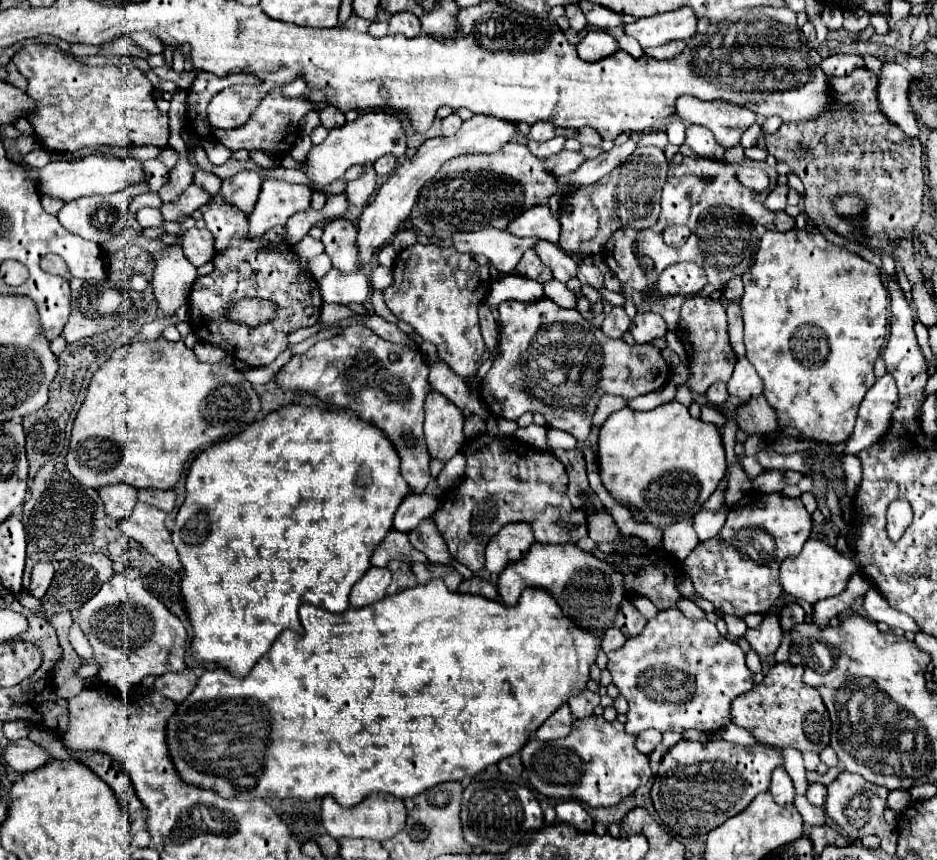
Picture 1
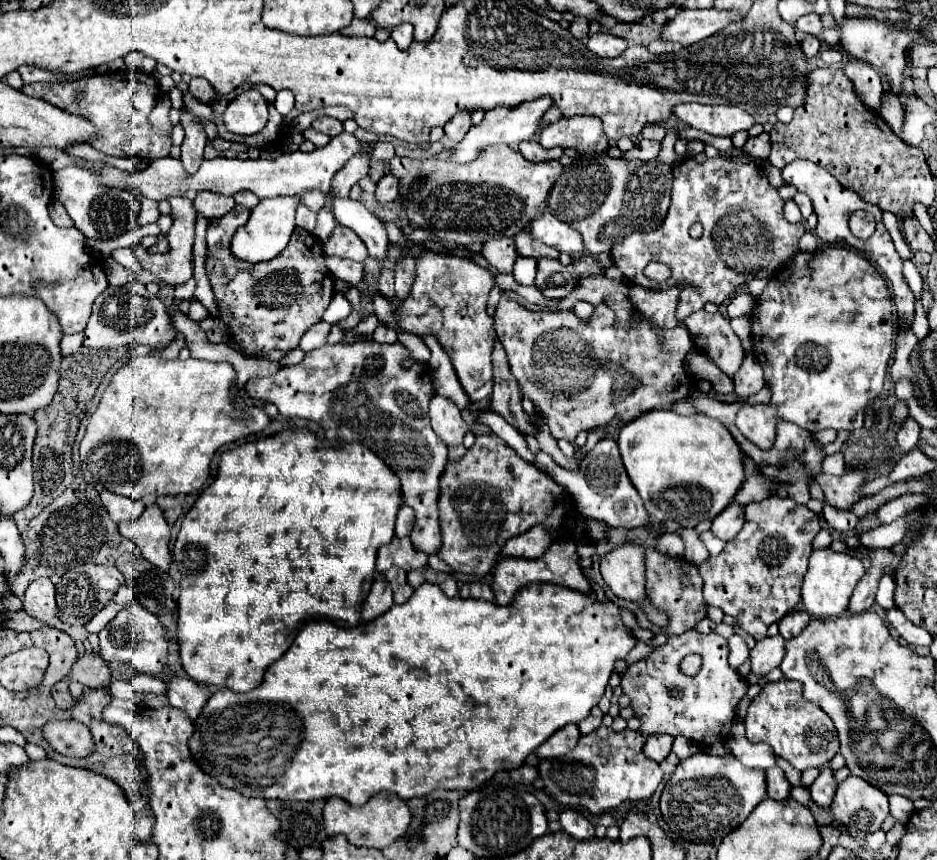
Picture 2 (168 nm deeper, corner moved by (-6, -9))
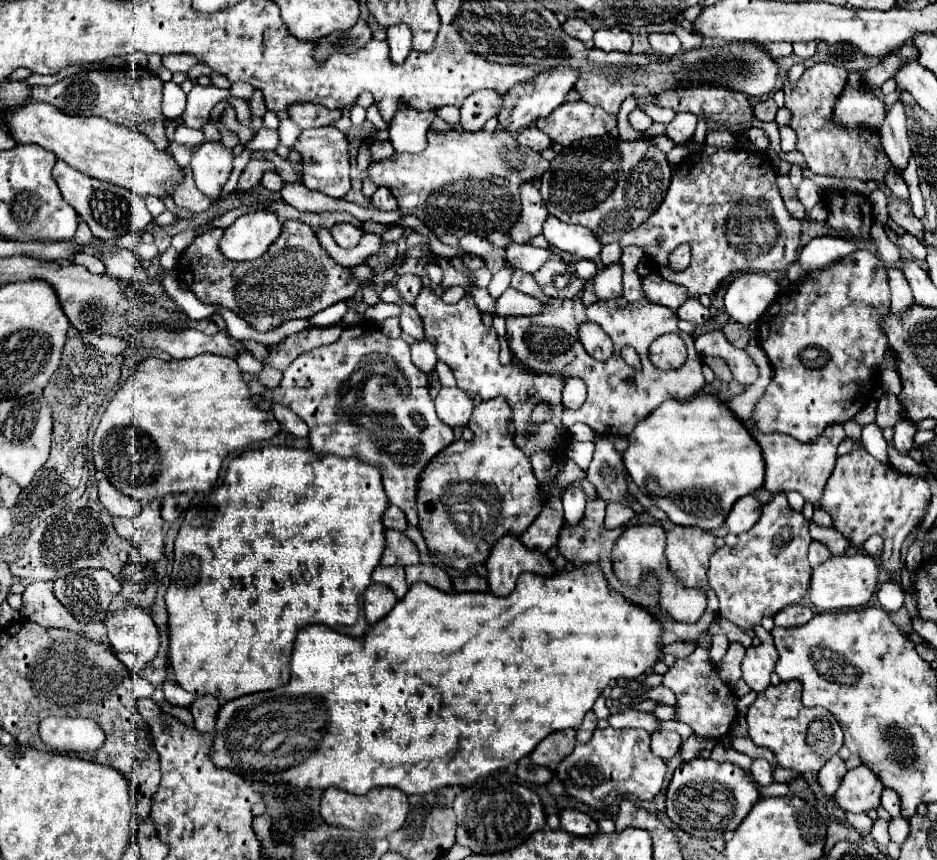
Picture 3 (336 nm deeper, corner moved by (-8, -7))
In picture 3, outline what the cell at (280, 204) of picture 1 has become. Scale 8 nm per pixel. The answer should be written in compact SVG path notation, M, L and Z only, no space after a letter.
M251 211L225 229L221 251L231 261L253 261L279 239L283 221L273 211Z

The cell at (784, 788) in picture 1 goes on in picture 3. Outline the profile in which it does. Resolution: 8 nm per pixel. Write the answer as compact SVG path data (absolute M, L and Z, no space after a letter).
M755 759L753 765L751 765L751 775L753 779L763 785L763 787L769 787L775 779L773 779L773 767L765 761L765 759Z

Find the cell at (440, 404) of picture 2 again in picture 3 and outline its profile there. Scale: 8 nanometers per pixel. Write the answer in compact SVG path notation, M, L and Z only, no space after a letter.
M441 387L439 395L435 397L435 411L437 417L449 427L465 427L469 423L473 403L465 391L457 387Z

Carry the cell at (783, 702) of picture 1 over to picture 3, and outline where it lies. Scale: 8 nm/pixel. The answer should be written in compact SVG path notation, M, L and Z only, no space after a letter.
M781 681L759 693L747 711L747 725L755 745L771 749L781 767L801 773L819 771L843 745L843 731L837 719L823 707L805 707L801 703L801 681Z

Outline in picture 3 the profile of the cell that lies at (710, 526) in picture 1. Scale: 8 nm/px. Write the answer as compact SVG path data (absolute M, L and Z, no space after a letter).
M747 495L735 501L735 505L731 507L725 519L727 531L733 535L739 535L751 529L751 525L755 525L755 521L759 519L759 509L761 509L761 503L755 499L755 495Z

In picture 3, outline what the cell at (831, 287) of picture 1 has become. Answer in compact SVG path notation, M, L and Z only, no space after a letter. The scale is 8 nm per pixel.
M857 250L827 269L807 273L799 283L791 283L787 291L775 299L775 303L757 321L759 347L769 357L773 367L773 381L765 395L753 409L755 427L769 433L787 433L799 441L811 441L827 425L845 423L853 419L869 399L873 399L879 387L879 371L885 353L889 351L889 339L883 331L883 317L889 315L889 277L883 261L868 250Z

